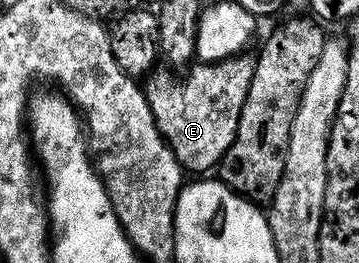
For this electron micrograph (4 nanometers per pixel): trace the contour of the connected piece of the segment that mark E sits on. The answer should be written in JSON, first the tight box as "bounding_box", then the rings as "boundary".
{"bounding_box":[143,58,253,173],"boundary":[[[230,58],[220,64],[194,63],[184,73],[182,84],[177,84],[173,77],[176,75],[169,70],[154,71],[144,81],[143,93],[153,120],[186,173],[212,173],[235,138],[239,114],[253,73],[252,63],[241,59],[245,58]]]}

